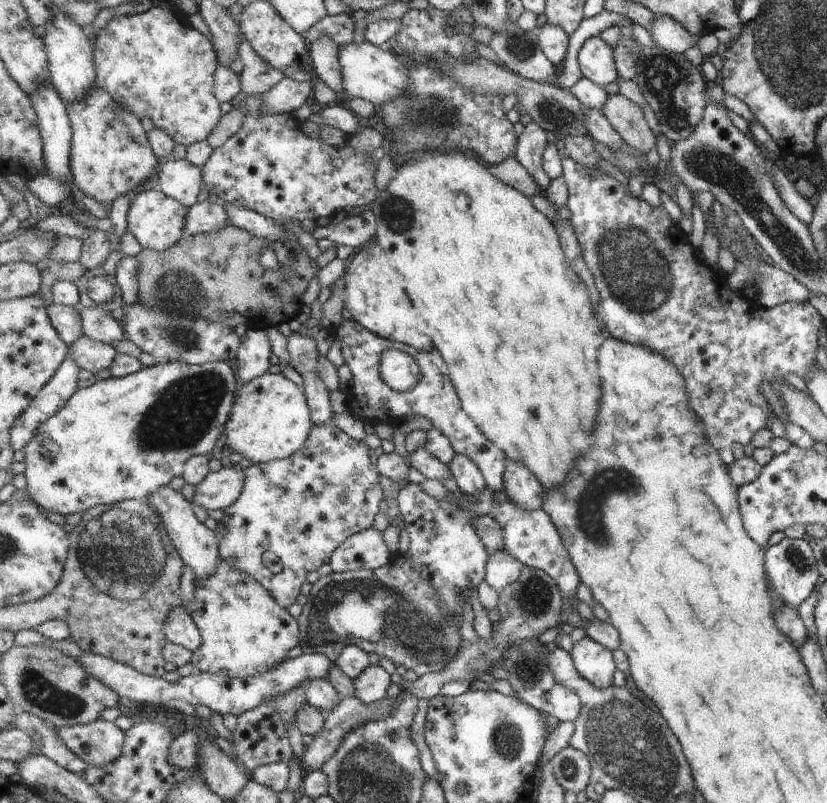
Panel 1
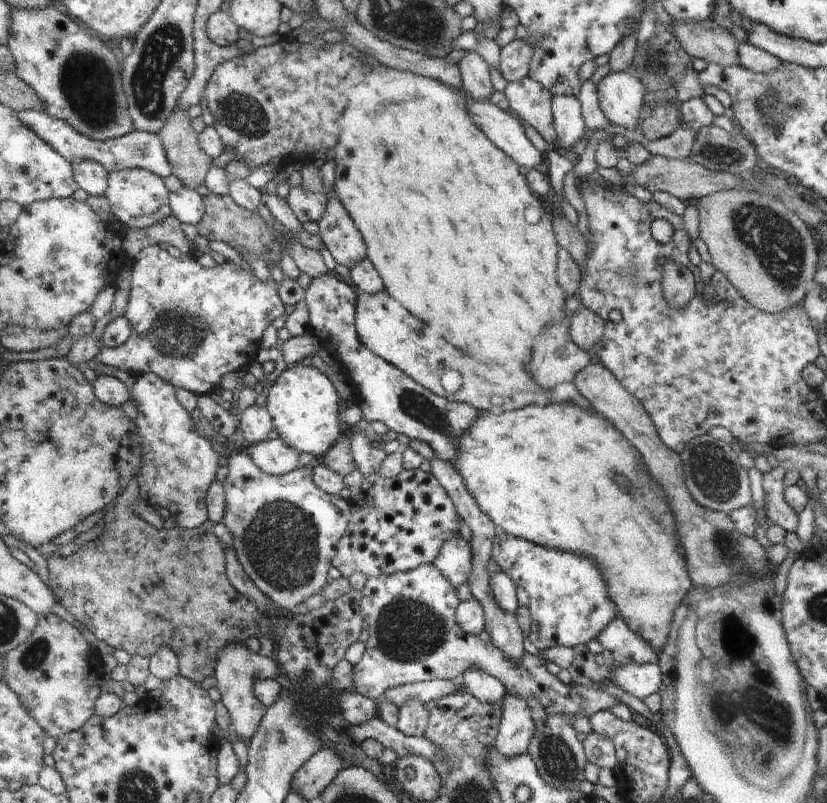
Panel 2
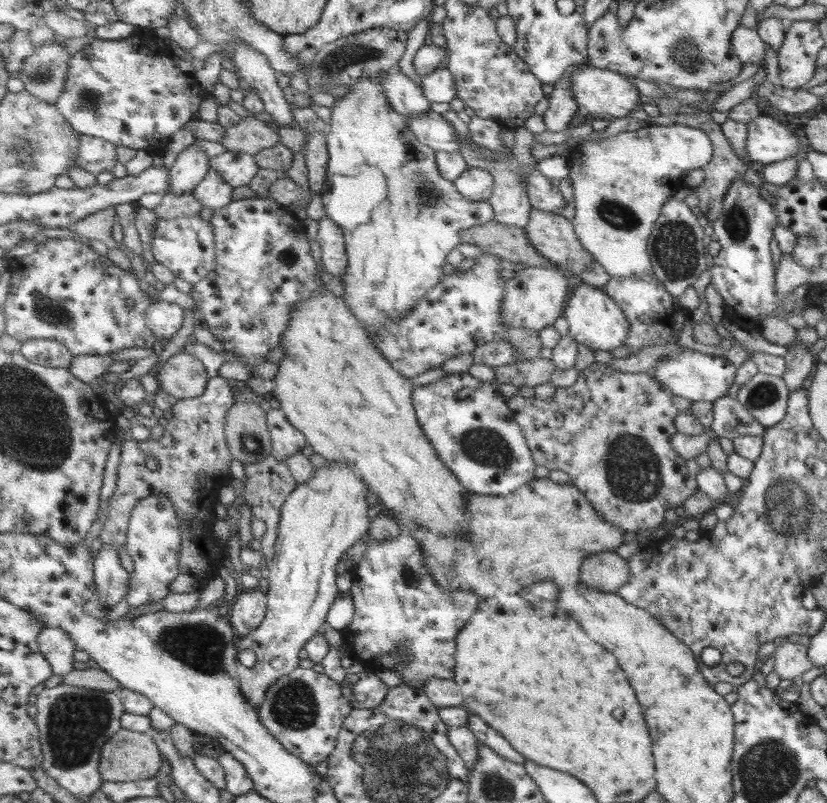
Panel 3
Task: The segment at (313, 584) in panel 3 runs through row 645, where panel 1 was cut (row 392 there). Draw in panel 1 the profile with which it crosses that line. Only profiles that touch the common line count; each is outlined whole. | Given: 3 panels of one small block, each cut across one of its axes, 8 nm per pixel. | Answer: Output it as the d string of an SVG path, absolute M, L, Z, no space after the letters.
M267 373L251 382L243 382L237 394L233 412L231 412L226 426L223 426L226 451L237 452L243 458L251 460L253 465L289 458L294 456L295 452L299 452L305 446L305 442L309 440L311 428L314 426L310 403L305 391L301 389L295 382L285 378L282 373Z

